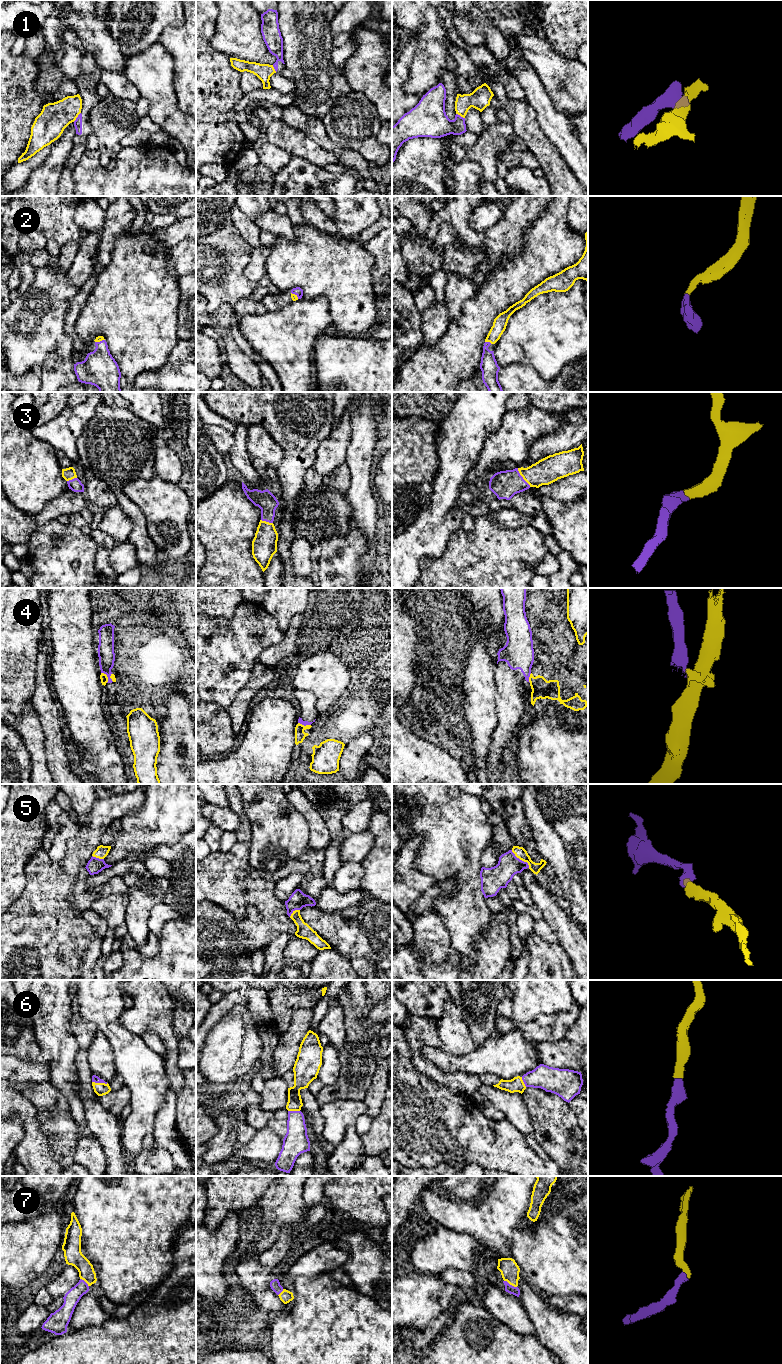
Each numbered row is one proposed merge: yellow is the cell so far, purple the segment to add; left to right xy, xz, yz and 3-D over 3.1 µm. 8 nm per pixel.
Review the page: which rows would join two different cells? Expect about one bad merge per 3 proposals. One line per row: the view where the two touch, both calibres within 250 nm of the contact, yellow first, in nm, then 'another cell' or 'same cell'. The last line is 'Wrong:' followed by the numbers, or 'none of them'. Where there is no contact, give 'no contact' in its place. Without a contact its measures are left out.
1: xy | 240/60 nm | another cell
2: yz | 110/140 nm | same cell
3: yz | 200/220 nm | same cell
4: xy | 60/130 nm | another cell
5: yz | 90/190 nm | same cell
6: xy | 100/60 nm | same cell
7: yz | 150/70 nm | same cell
Wrong: 1, 4

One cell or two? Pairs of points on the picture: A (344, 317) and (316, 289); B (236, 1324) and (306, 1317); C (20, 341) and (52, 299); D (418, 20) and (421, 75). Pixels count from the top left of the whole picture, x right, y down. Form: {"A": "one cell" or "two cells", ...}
{"A": "one cell", "B": "two cells", "C": "one cell", "D": "one cell"}

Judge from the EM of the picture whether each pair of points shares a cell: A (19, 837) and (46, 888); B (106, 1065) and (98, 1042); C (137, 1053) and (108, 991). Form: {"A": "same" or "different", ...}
{"A": "different", "B": "same", "C": "same"}

